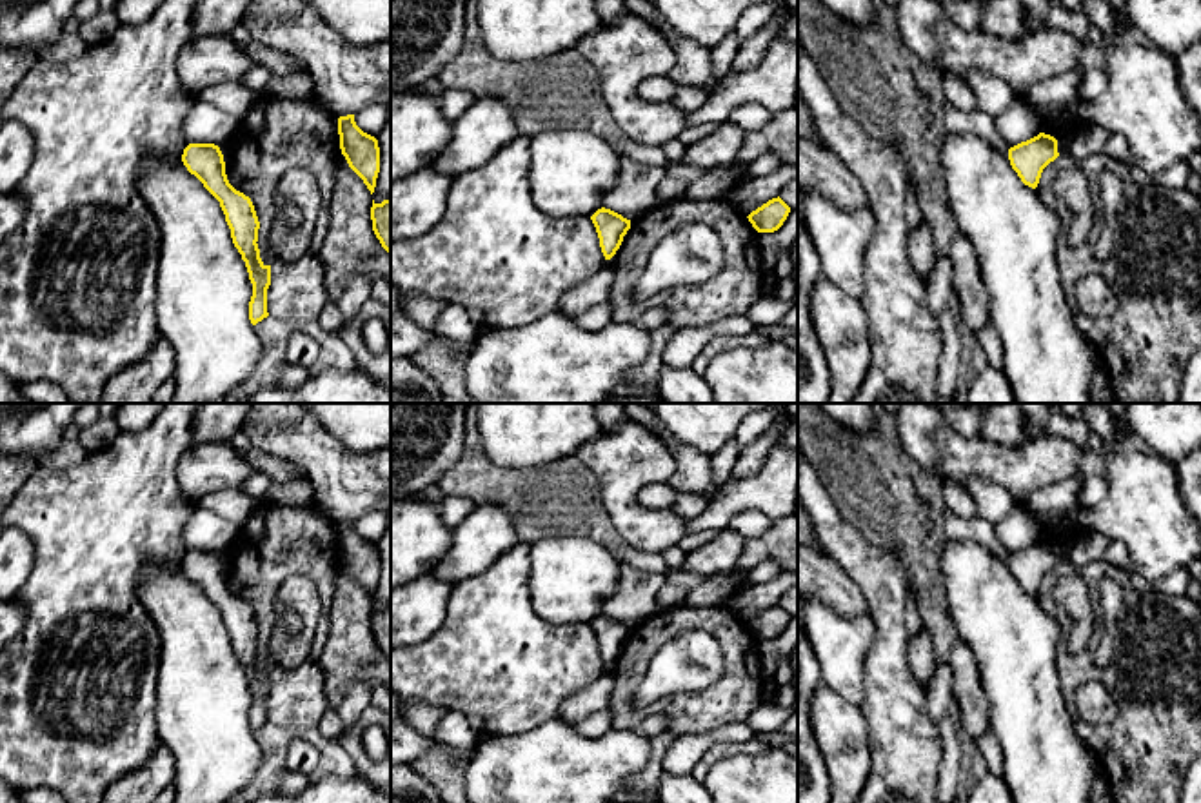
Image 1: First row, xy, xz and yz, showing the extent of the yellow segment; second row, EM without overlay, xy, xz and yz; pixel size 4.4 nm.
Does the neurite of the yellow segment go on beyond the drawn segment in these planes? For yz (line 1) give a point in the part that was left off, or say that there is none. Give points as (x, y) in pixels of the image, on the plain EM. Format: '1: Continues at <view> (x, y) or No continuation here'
1: No continuation here

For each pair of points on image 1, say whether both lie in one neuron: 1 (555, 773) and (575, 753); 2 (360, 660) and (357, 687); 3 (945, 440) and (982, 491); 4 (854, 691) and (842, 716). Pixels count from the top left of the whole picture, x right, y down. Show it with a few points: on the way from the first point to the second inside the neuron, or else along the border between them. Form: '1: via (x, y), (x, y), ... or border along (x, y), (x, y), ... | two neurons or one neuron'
1: via (560, 767), (569, 758) | one neuron
2: border along (371, 687), (355, 680), (337, 711) | two neurons
3: border along (967, 485), (987, 478), (1012, 498) | two neurons
4: border along (822, 682), (860, 711) | two neurons

